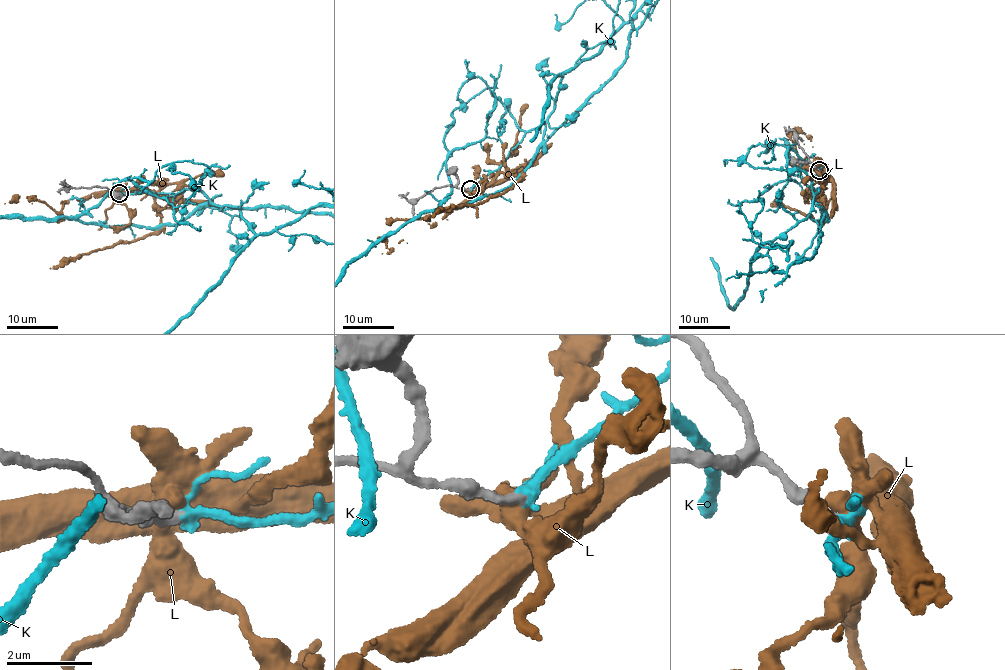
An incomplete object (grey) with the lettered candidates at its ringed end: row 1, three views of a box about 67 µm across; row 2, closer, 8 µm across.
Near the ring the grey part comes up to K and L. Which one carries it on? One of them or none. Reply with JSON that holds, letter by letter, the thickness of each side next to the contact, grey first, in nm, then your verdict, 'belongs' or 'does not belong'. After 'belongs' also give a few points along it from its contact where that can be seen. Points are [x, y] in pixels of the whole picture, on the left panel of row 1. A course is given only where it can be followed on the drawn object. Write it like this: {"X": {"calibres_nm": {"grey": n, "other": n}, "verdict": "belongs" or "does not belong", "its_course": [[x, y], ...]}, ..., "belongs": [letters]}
{"K": {"calibres_nm": {"grey": 200, "other": 190}, "verdict": "belongs"}, "L": {"calibres_nm": {"grey": 220, "other": 360}, "verdict": "does not belong"}, "belongs": ["K"]}

